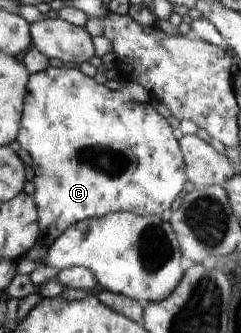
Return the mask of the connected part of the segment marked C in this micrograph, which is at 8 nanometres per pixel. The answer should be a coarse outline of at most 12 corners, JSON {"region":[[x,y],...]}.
{"region":[[29,76],[38,244],[187,178],[173,128],[123,84]]}

